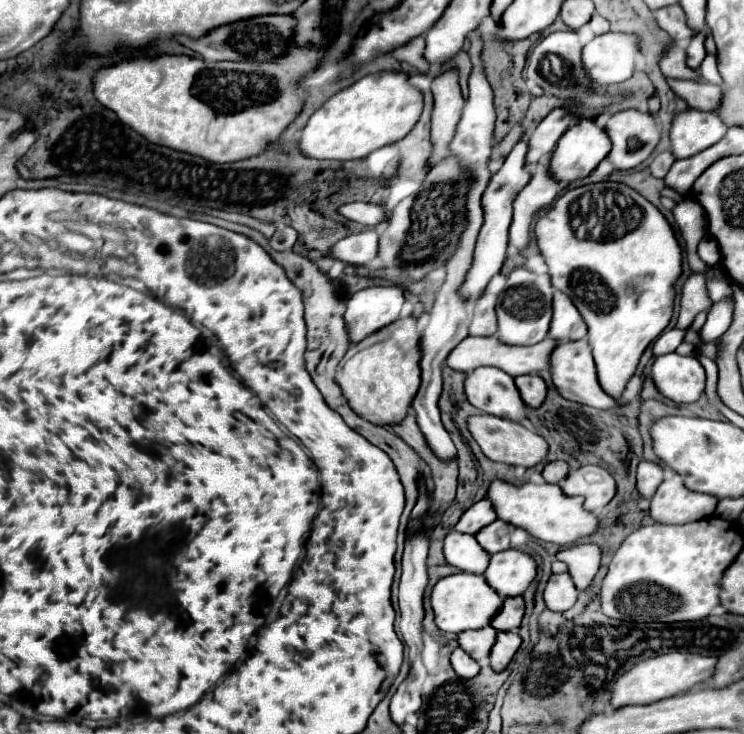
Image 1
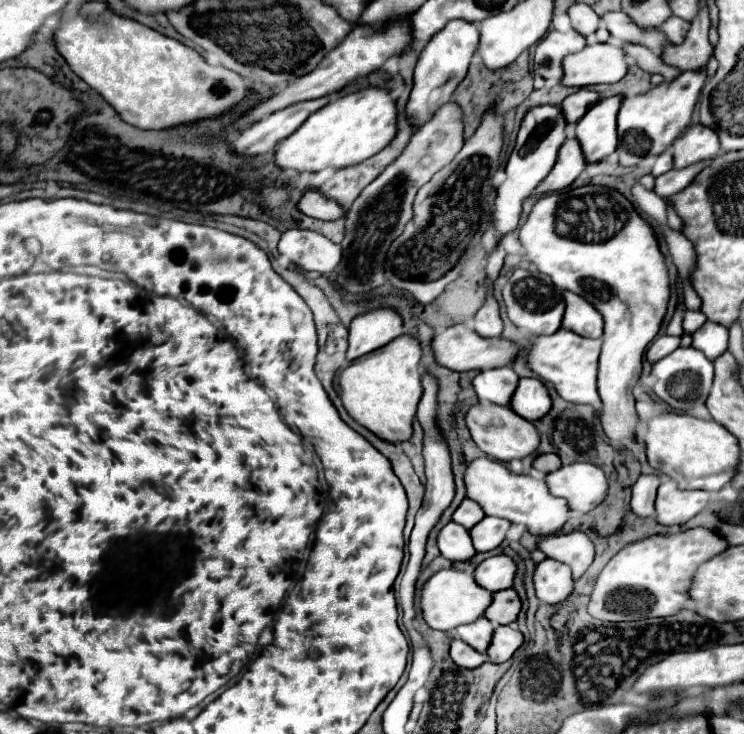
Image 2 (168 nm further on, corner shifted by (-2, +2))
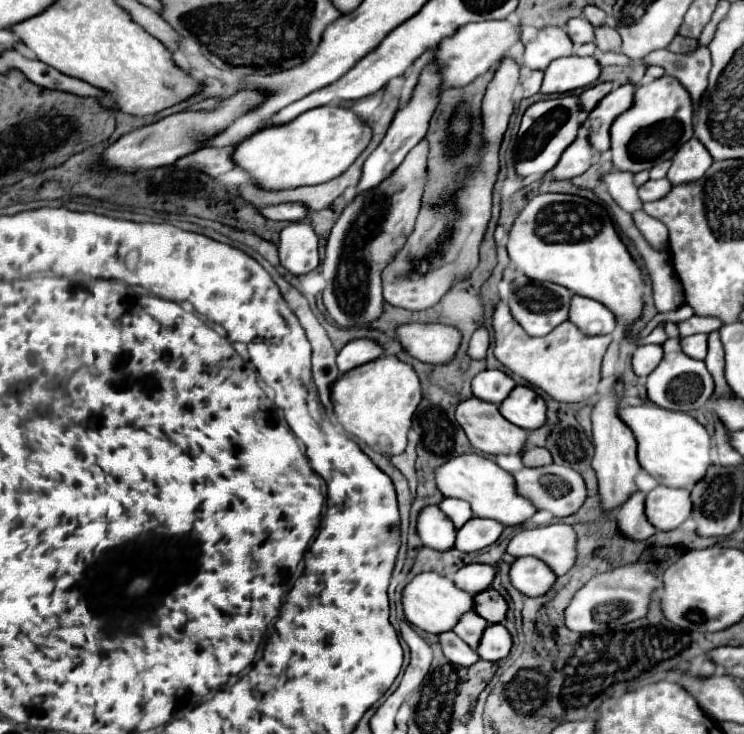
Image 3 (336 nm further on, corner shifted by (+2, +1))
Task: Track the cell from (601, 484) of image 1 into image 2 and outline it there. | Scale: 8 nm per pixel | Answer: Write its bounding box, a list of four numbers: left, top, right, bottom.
[546,463,608,513]

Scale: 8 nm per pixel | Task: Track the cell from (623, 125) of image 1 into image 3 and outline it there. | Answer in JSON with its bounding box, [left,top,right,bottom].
[610,76,694,172]

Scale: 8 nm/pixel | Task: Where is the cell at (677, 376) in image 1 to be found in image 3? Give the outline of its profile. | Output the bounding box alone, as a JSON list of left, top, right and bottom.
[646,338,714,412]

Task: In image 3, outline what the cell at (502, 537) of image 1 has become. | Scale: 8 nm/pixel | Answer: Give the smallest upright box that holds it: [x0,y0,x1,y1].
[456,518,502,552]

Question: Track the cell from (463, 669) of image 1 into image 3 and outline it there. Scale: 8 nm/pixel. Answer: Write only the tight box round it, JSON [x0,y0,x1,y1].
[440,632,480,666]

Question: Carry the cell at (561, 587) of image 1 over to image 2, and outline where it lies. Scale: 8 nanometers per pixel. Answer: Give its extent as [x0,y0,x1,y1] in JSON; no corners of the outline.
[534,559,574,605]

